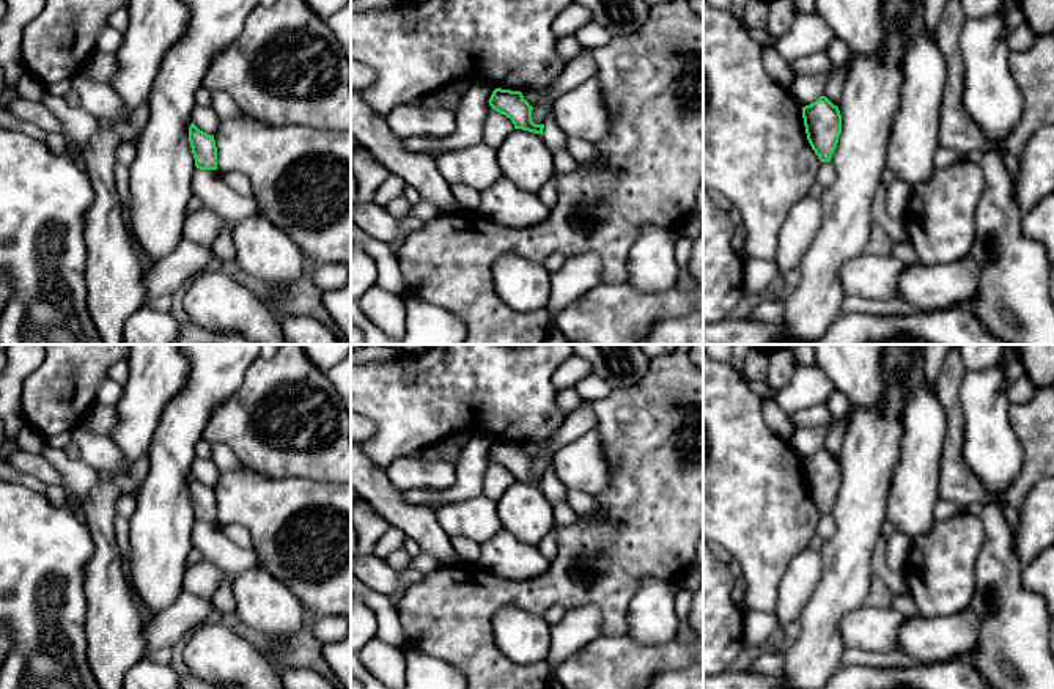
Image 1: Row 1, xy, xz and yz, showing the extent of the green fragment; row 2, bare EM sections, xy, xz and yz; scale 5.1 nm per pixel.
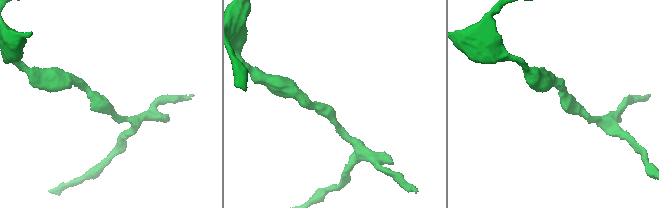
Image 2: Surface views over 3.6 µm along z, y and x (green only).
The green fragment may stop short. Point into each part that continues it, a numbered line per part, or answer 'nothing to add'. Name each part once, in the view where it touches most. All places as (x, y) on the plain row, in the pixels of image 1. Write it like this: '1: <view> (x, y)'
nothing to add

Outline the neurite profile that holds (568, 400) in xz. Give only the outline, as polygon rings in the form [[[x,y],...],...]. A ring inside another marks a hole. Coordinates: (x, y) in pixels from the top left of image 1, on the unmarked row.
[[[574,387],[571,389],[565,389],[565,390],[560,390],[557,393],[557,404],[558,404],[558,409],[565,414],[569,414],[571,411],[574,411],[576,407],[579,407],[582,404],[582,398],[580,395],[576,392]]]

